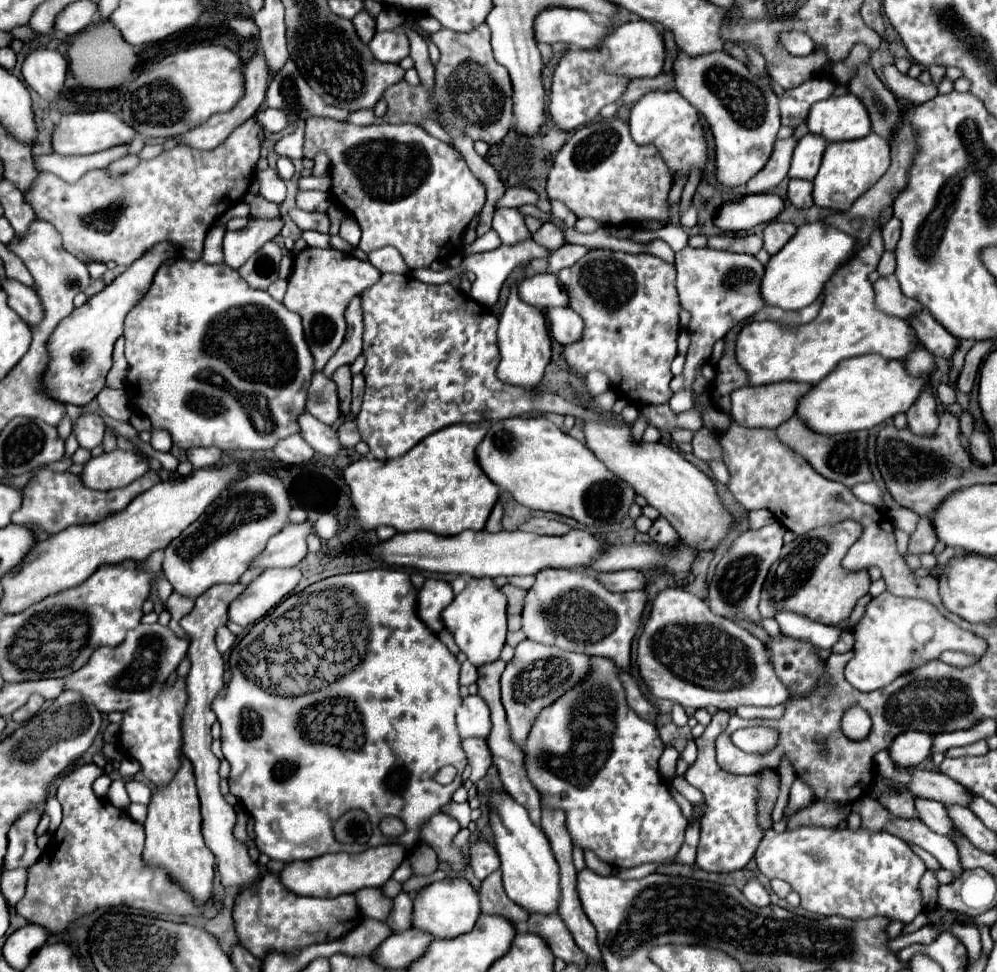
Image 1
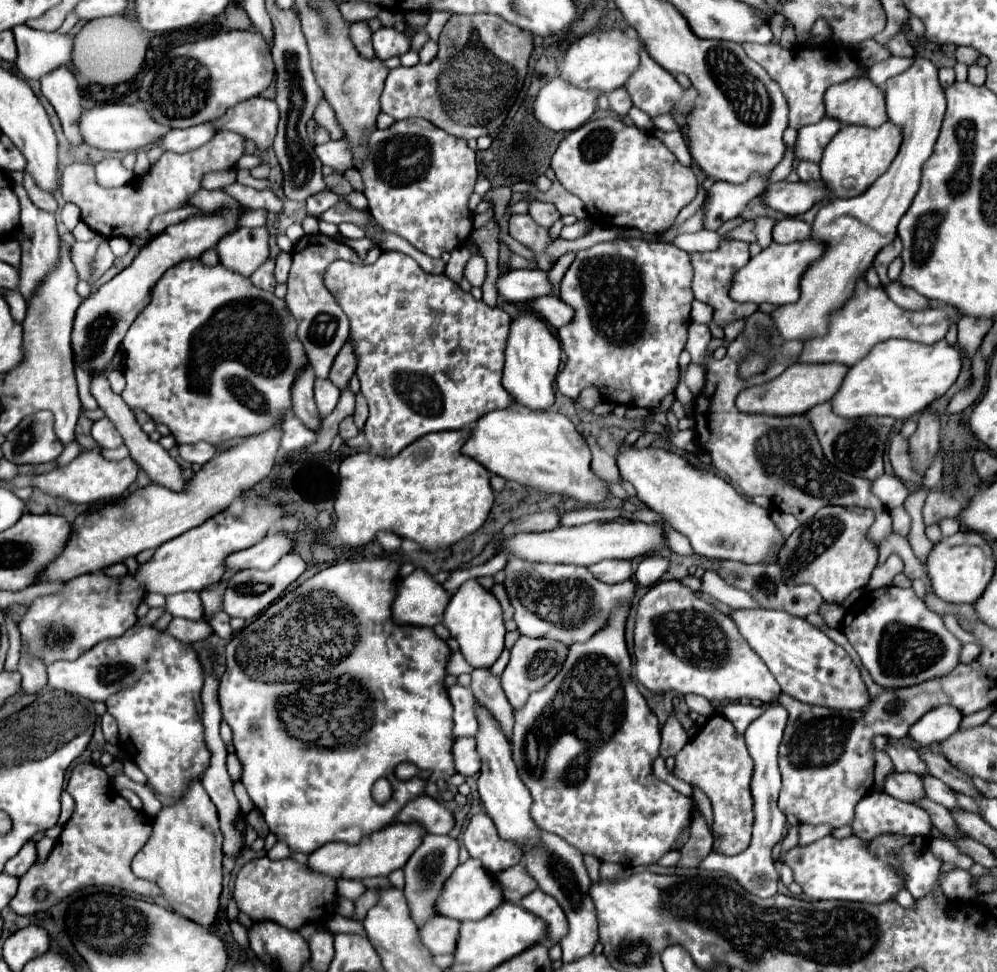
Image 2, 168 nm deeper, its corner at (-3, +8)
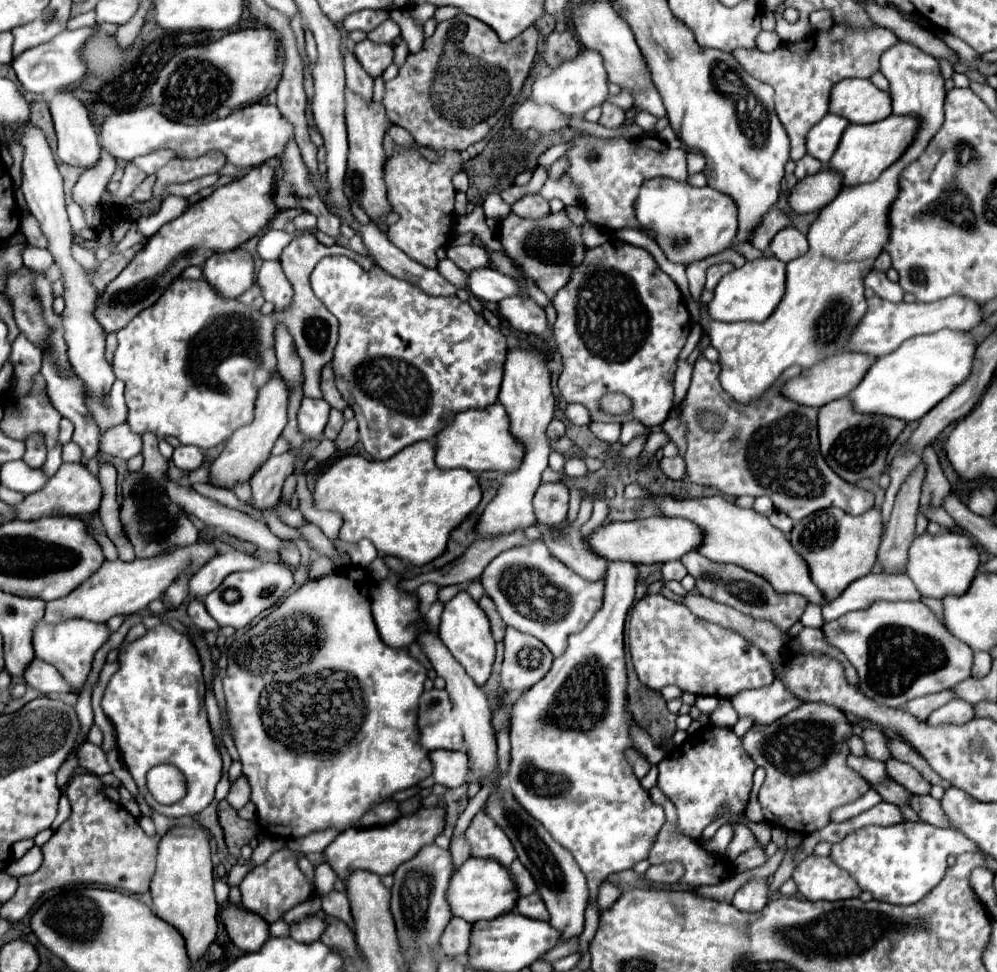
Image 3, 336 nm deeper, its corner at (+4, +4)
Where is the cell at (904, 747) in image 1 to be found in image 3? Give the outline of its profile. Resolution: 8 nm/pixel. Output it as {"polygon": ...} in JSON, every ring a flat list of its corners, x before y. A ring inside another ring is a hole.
{"polygon":[[953,698,945,706,937,708,929,718,927,724,965,724,967,720,975,718,975,708,971,702]]}

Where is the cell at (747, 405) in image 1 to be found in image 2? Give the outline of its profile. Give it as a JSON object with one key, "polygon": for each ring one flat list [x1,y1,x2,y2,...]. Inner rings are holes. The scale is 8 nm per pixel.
{"polygon":[[792,364,778,378,742,390,736,398,736,408,740,412,766,416,804,414,808,408,828,402,830,396,834,396,834,390,838,390,838,384,842,384,842,376,846,376,846,372,848,366,842,364]]}

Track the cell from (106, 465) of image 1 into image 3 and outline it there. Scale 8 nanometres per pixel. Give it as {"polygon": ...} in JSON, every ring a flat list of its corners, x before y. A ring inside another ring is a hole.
{"polygon":[[61,464,57,474,49,478,41,490,27,494,21,504,13,506,13,512,15,520,39,520,45,516,63,516,63,514,83,516,97,510,99,502,101,502,99,480,83,464]]}

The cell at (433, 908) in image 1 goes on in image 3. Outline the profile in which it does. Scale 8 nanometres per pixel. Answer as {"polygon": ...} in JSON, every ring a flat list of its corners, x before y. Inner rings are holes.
{"polygon":[[469,858,463,866,459,866,459,870,453,872,451,888,447,892,447,900,451,900,451,910,455,912,455,916,471,924,511,912,517,904,517,898,517,886,509,874,509,868,491,858]]}

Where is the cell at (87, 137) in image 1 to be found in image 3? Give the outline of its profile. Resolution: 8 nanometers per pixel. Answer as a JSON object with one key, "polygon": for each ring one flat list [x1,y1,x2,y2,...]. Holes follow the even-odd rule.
{"polygon":[[251,104,231,112,227,118,211,120,207,124,179,124,163,116,157,108,136,108,123,114,109,116,101,126,101,146,111,152,115,158,131,162,137,156,155,152,155,150,173,150,177,158,199,158,211,150,225,154,227,162,239,168,259,166,261,162,275,158,283,152,285,144,293,138,293,124,287,122,277,106,271,104]]}

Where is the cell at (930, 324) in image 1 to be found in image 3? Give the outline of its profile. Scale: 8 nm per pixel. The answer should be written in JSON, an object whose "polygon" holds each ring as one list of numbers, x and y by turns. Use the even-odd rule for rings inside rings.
{"polygon":[[871,268,865,276,865,286,871,288,877,296,881,296,883,300,889,300,889,302,901,302,903,300,903,290,899,284,891,282,883,272]]}

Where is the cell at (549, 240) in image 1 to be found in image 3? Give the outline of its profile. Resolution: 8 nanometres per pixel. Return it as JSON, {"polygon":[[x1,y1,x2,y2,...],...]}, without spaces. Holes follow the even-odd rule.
{"polygon":[[527,194,521,200,517,200,511,210,517,216,527,216,527,218,535,218,535,216,545,216,549,212,549,202,543,200,543,196,539,194]]}

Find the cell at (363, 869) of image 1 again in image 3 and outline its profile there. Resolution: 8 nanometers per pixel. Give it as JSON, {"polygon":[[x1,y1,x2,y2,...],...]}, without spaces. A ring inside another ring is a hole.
{"polygon":[[433,806,433,808,419,808,417,812,403,816,391,824,385,826,375,826,375,828,347,828,341,832,327,848,325,856,329,866,335,870,339,878,347,878,353,870,369,870,379,876,393,874,395,868,413,856,429,844,435,842,435,838,443,832,445,828,445,808,443,806]]}

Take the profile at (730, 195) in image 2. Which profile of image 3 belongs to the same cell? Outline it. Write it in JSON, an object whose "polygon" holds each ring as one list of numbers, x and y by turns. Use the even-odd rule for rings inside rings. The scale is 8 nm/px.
{"polygon":[[653,178,641,186,635,216,645,230,653,232,653,240,665,258,683,266,731,248,737,234,737,208,727,194,711,186,695,188,671,178]]}

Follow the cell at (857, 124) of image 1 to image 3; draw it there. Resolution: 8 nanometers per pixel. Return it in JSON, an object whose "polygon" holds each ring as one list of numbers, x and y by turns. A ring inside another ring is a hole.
{"polygon":[[847,78,831,90,829,110,847,118,851,124,871,124,891,114,891,96,871,80]]}

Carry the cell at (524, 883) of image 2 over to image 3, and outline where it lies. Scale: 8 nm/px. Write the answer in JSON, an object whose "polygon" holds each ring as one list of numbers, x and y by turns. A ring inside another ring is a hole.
{"polygon":[[515,860,511,864,511,876,513,876,515,884,517,884,519,896,529,896,529,894,533,894,537,890,537,884,535,884,531,872,527,872,527,868,519,860]]}

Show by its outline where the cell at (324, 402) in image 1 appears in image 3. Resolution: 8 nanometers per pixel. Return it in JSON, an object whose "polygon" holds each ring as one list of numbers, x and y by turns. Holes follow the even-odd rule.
{"polygon":[[303,398,301,408,297,412,297,424,299,424,299,432,307,438,307,440,315,440,323,434,323,428,327,424,329,418,329,410,331,406,321,398,321,400,311,400,311,398]]}

